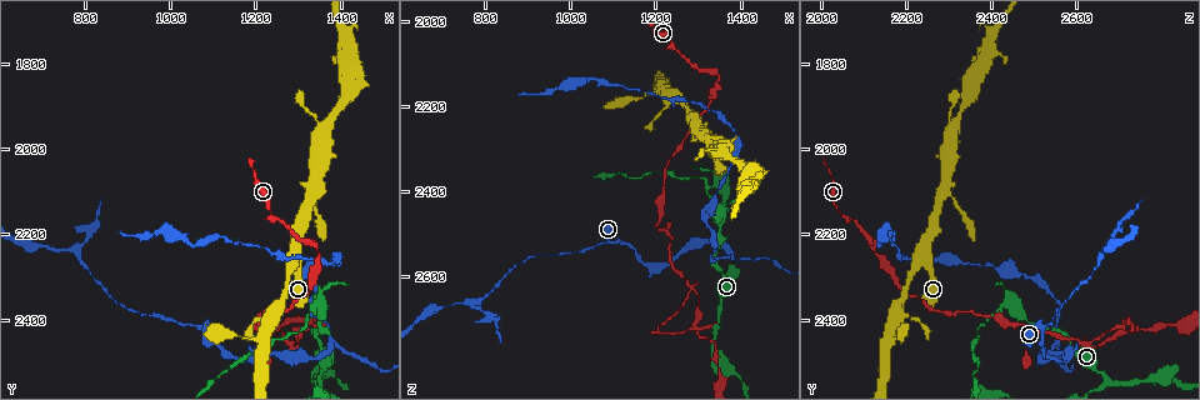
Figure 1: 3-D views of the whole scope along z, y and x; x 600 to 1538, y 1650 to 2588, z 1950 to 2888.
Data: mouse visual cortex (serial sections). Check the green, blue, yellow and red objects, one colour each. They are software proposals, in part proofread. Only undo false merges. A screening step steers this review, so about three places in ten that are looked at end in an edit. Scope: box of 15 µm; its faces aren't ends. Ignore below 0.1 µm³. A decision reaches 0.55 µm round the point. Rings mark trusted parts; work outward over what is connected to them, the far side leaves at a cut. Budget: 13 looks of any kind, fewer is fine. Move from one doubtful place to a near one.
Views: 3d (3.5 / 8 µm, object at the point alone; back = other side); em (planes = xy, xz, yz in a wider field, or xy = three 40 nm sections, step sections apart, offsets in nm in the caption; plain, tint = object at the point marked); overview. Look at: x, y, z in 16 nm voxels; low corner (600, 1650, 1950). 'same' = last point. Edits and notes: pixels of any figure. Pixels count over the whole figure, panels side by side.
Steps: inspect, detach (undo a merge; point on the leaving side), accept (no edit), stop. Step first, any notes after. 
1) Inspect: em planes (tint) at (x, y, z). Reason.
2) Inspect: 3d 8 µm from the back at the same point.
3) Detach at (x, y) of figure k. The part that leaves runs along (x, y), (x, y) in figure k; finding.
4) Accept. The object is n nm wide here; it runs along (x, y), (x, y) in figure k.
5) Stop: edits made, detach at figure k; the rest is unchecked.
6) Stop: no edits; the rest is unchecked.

Inspect: 3d 3.5 µm at (1340, 2360, 2425).

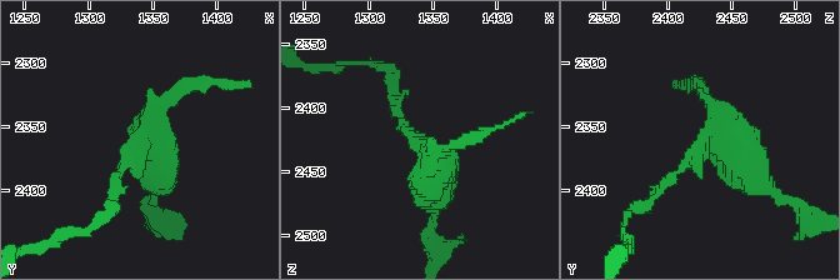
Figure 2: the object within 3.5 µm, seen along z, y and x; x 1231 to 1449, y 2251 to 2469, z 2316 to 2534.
Inspect: em xy step 5 (tint) at (1348, 2362, 2430).

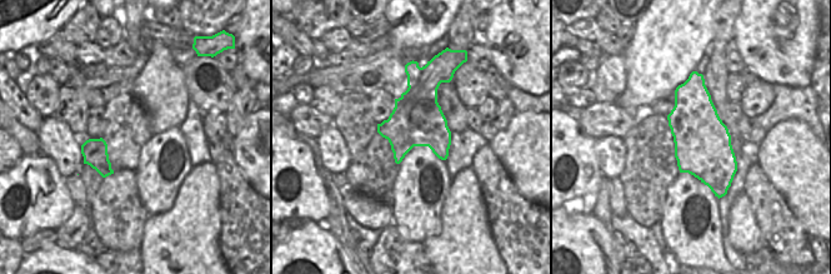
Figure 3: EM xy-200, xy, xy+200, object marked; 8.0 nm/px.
Accept. The object is 420 nm wide here; it runs along (434, 211), (434, 160), (404, 129), (396, 93) in figure 2; continuous, no second cell.

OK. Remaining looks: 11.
Inspect: 3d 8 µm at (1355, 2540, 2675). Abrupt turn.

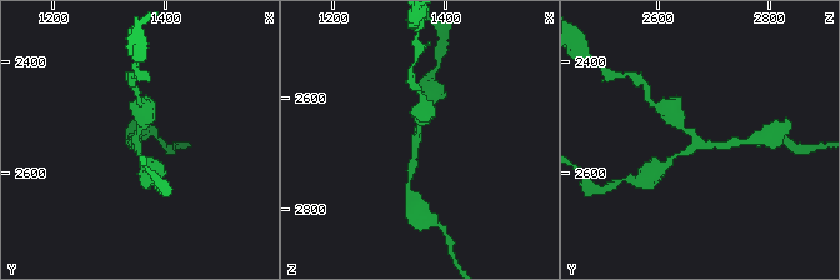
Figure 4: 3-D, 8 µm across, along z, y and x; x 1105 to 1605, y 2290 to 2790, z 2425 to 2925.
Inspect: em xy step 3 (tint) at (1350, 2545, 2675). 3 arms meet here; the arms are 150, 200, 300 nm wide; need the tissue.

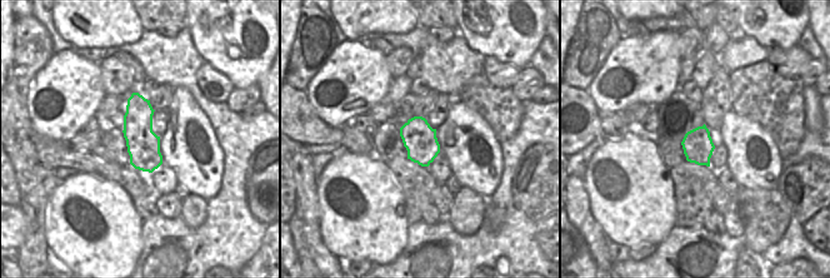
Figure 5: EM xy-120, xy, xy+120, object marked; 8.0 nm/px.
Accept. One cell here.

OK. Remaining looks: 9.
Inspect: 3d 3.5 µm at (1370, 2455, 2550). Sharp bend.

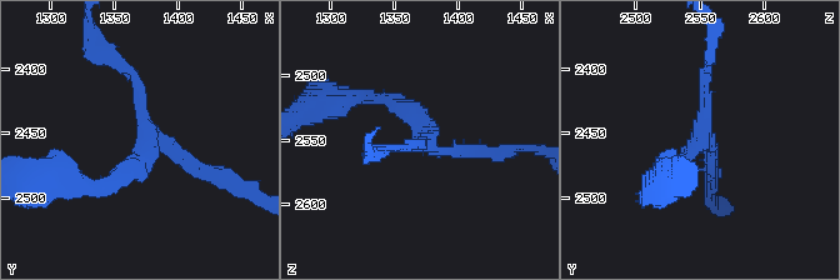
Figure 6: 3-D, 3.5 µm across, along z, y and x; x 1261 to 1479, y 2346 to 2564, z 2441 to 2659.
Inspect: em planes (tint) at (1372, 2454, 2552). 3 arms meet here; the arms are 150, 200, 200 nm wide; need the tissue.

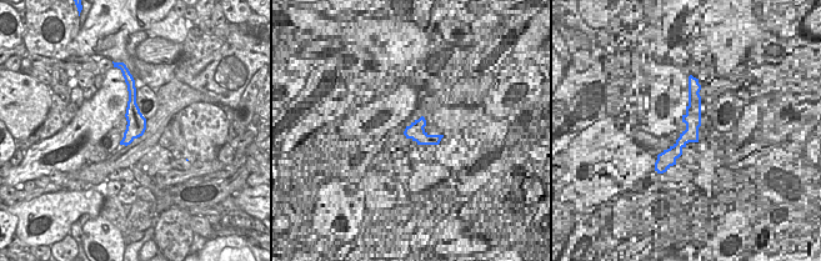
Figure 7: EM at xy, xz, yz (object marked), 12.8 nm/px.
Inspect: em xy step 3 (tint) at the same point. Another direction.

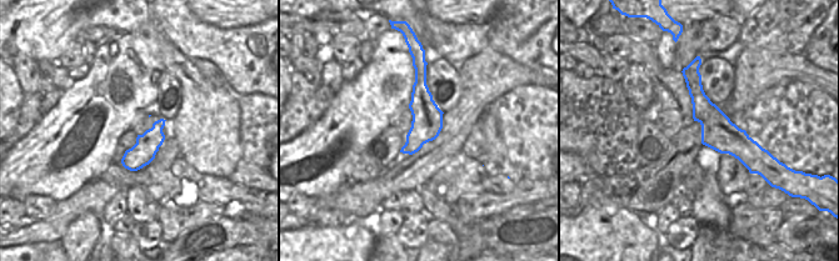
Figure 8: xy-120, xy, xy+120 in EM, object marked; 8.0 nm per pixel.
Accept. It runs along (692, 68), (703, 110), (752, 166) in figure 8; all the same cell.

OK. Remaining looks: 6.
Inspect: 3d 3.5 µm at (1200, 2470, 2360). Thin neck.

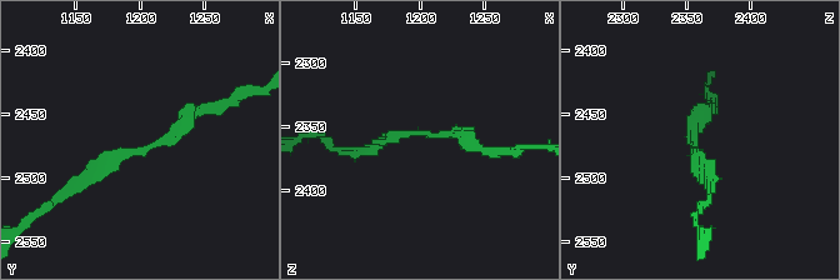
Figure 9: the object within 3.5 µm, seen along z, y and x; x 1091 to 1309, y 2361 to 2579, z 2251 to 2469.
Inspect: em xy step 2 (tint) at (1196, 2478, 2356). The arms are 150, 200 nm wide; now the EM.

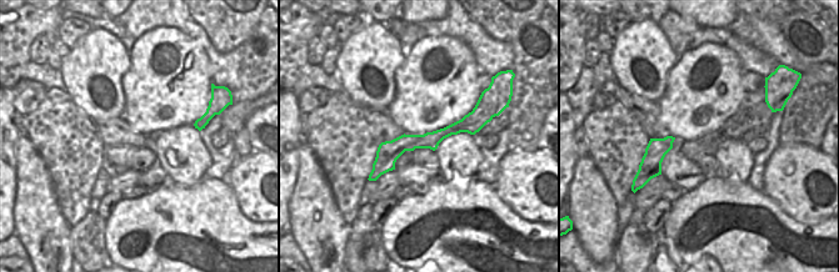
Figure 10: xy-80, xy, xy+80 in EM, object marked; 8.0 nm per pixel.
Accept. The object is 160 nm wide here; it runs along (480, 116), (404, 142), (371, 177) in figure 10; continuous, no second cell.

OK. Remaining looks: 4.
Inspect: 3d 3.5 µm at (1340, 2240, 2130). Sharp bend.

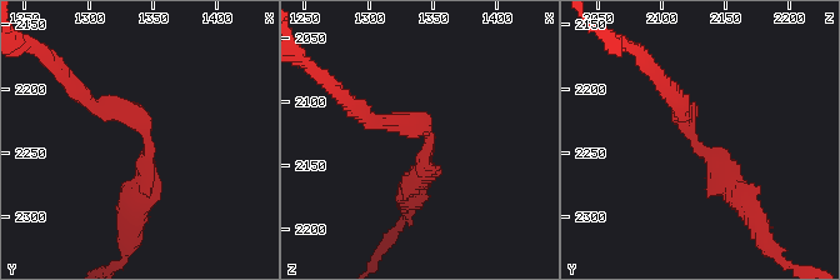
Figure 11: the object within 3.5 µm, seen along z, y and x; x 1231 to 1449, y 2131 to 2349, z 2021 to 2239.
Inspect: em xy step 1 (plain) at (1344, 2246, 2126). The arms are 250, 300 nm wide; need the tissue.

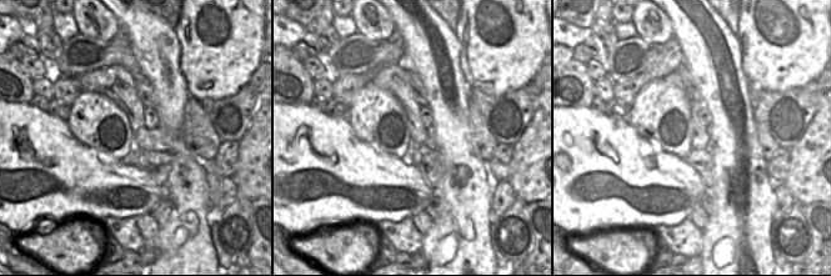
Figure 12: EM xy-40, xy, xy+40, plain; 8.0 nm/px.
Inspect: em xy step 1 (tint) at the same point.

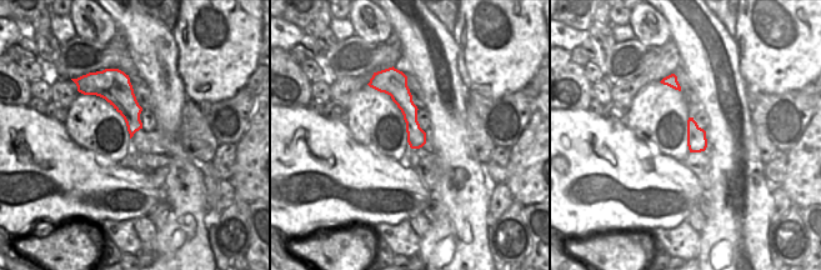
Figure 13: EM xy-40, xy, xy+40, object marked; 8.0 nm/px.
Accept. It runs along (395, 75), (416, 145) in figure 13; all the same cell.

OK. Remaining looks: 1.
Stop: no edits; the rest is unchecked.

